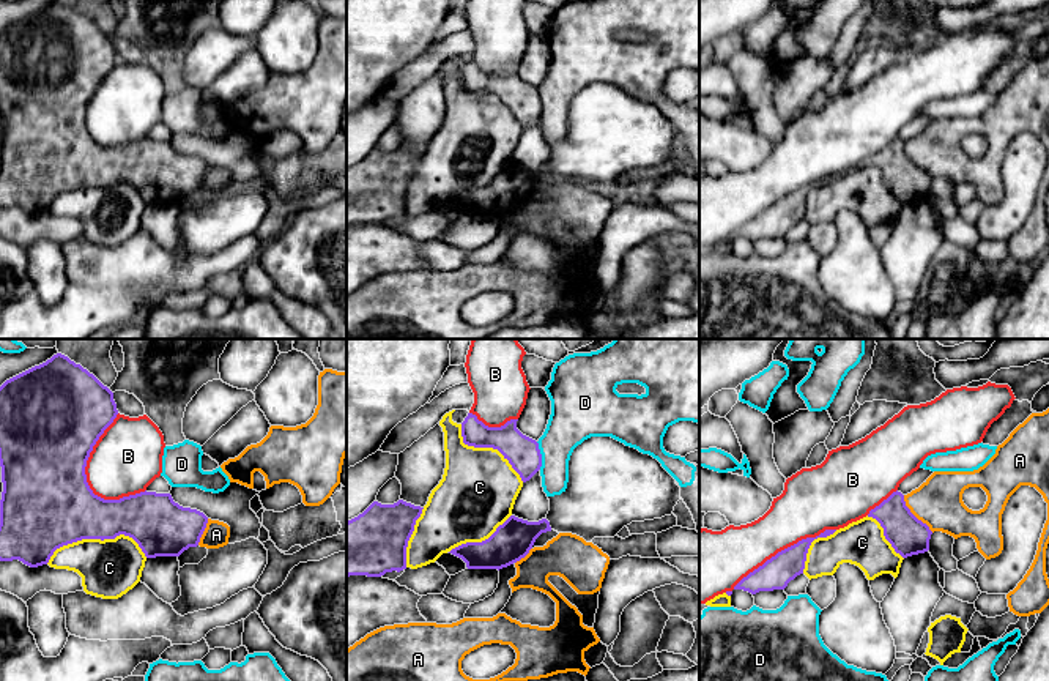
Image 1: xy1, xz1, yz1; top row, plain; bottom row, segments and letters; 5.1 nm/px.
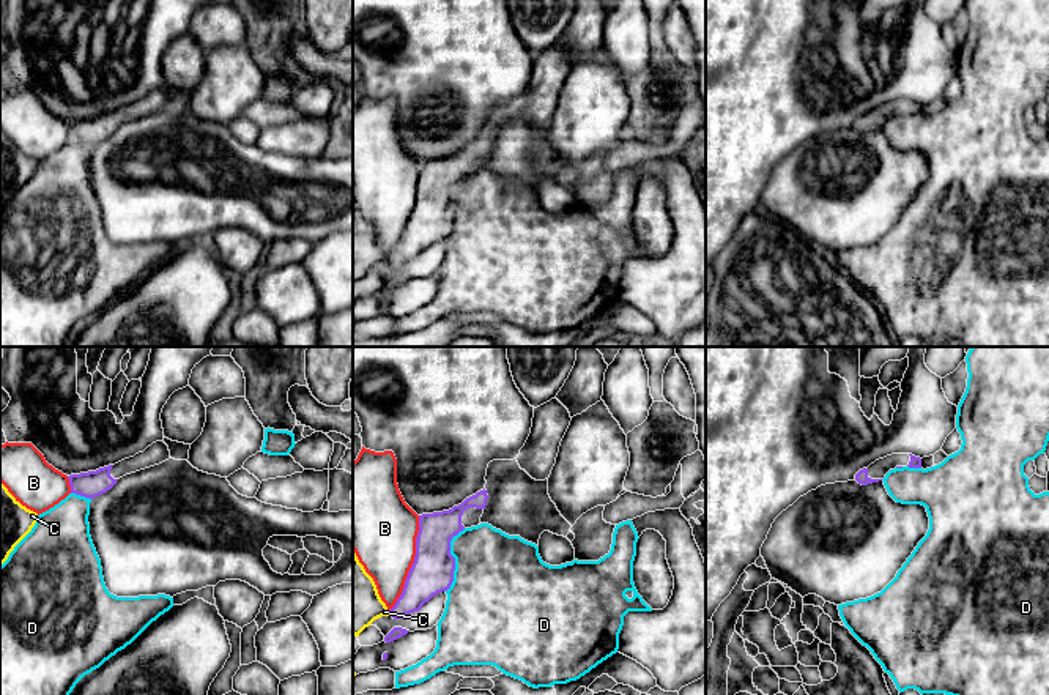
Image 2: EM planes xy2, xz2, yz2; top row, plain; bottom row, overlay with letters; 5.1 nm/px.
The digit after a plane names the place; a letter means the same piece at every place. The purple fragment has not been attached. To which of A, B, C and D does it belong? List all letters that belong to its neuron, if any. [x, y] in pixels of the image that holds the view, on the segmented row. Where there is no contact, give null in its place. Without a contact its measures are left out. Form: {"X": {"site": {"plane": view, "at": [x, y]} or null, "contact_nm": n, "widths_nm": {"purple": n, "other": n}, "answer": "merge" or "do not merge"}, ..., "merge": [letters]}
{"A": {"site": {"plane": "yz1", "at": [912, 514]}, "contact_nm": 240, "widths_nm": {"purple": 200, "other": 240}, "answer": "do not merge"}, "B": {"site": {"plane": "xy1", "at": [87, 459]}, "contact_nm": 460, "widths_nm": {"purple": 480, "other": 360}, "answer": "do not merge"}, "C": {"site": {"plane": "xy1", "at": [96, 538]}, "contact_nm": 500, "widths_nm": {"purple": 380, "other": 300}, "answer": "do not merge"}, "D": {"site": {"plane": "xz2", "at": [454, 558]}, "contact_nm": 340, "widths_nm": {"purple": 220, "other": 460}, "answer": "do not merge"}, "merge": []}

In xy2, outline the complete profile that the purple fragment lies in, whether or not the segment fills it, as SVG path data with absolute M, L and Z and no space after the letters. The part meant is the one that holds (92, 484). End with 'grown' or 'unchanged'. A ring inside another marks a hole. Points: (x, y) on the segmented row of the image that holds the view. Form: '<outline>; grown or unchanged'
M156 441L143 452L139 452L134 457L124 459L115 465L109 465L96 471L68 476L71 493L90 500L96 498L110 490L120 478L159 465L169 459L172 459L169 446L164 441Z; grown

